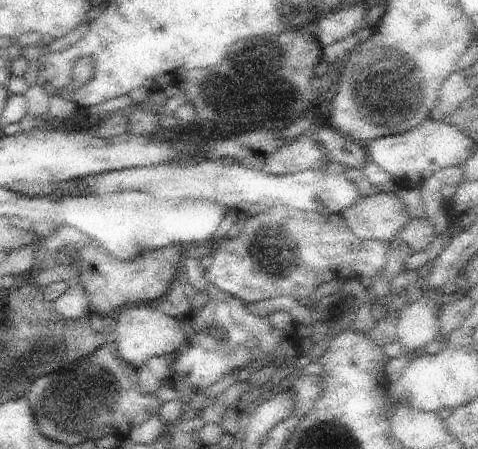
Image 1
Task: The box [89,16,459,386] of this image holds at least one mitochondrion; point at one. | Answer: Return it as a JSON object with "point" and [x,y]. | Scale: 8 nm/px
{"point":[384,91]}

